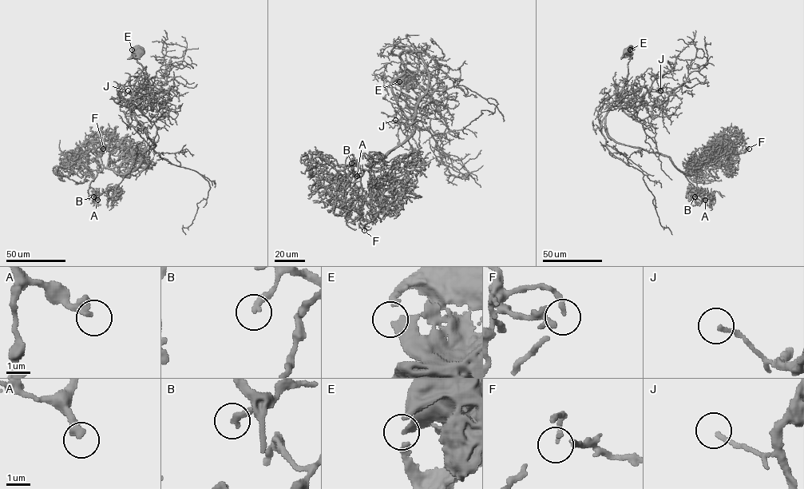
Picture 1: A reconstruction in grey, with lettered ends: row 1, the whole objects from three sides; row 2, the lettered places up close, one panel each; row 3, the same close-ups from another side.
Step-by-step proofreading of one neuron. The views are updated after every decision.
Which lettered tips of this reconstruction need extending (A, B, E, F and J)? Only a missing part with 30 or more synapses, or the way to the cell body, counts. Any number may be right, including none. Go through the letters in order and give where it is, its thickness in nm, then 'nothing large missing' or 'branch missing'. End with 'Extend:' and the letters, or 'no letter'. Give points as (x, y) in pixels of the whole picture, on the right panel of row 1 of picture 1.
A: at (705, 200); 360 nm thick; branch missing
B: at (695, 196); 240 nm thick; nothing large missing
E: at (630, 49); 260 nm thick; nothing large missing
F: at (749, 149); 150 nm thick; nothing large missing
J: at (660, 90); 160 nm thick; branch missing
Extend: A, J

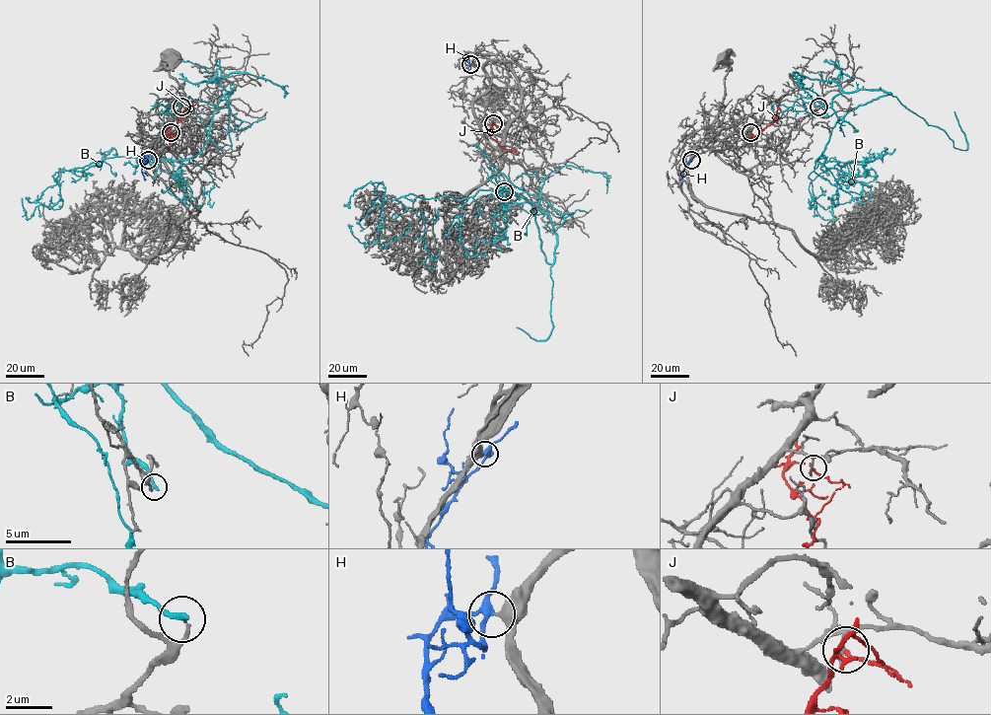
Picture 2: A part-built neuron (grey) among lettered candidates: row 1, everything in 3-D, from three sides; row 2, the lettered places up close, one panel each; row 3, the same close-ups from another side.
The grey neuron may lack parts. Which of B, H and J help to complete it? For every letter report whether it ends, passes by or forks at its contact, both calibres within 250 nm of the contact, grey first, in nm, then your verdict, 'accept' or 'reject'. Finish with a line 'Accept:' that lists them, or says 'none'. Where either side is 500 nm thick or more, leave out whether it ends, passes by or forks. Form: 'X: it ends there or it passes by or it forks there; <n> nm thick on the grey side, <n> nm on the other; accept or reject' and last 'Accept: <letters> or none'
B: it ends there; 150 nm thick on the grey side, 240 nm on the other; reject
H: it forks there; 440 nm thick on the grey side, 240 nm on the other; accept
J: it ends there; 190 nm thick on the grey side, 150 nm on the other; reject
Accept: H

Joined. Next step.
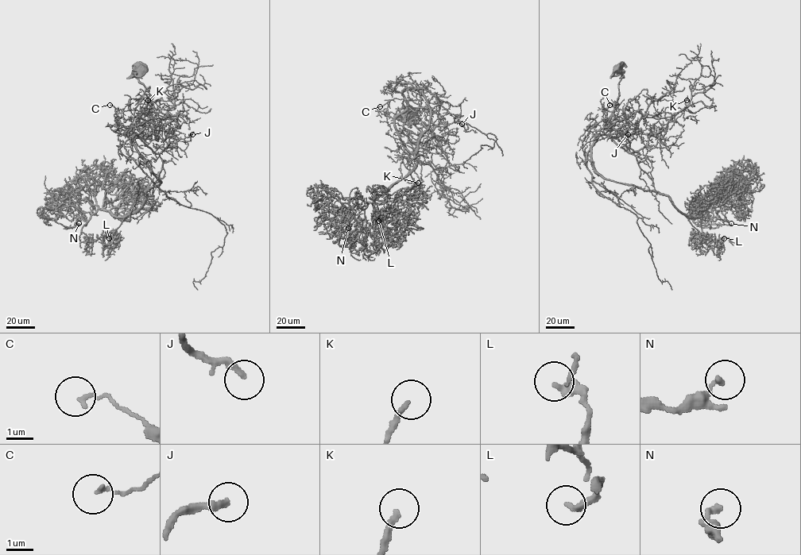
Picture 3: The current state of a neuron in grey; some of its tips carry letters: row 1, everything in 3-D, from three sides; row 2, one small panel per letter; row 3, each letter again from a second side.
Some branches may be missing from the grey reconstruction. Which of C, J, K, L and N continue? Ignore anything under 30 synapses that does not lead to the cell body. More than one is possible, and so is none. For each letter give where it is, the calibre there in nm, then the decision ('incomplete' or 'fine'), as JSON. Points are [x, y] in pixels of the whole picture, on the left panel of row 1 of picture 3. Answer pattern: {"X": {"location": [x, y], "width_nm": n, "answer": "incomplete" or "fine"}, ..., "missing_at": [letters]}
{"C": {"location": [110, 105], "width_nm": 150, "answer": "fine"}, "J": {"location": [192, 134], "width_nm": 240, "answer": "fine"}, "K": {"location": [148, 100], "width_nm": 190, "answer": "fine"}, "L": {"location": [109, 238], "width_nm": 280, "answer": "fine"}, "N": {"location": [79, 223], "width_nm": 200, "answer": "fine"}, "missing_at": []}

